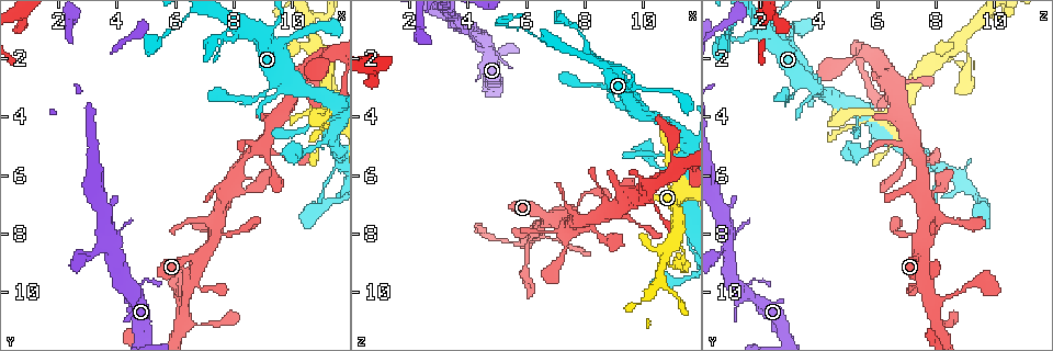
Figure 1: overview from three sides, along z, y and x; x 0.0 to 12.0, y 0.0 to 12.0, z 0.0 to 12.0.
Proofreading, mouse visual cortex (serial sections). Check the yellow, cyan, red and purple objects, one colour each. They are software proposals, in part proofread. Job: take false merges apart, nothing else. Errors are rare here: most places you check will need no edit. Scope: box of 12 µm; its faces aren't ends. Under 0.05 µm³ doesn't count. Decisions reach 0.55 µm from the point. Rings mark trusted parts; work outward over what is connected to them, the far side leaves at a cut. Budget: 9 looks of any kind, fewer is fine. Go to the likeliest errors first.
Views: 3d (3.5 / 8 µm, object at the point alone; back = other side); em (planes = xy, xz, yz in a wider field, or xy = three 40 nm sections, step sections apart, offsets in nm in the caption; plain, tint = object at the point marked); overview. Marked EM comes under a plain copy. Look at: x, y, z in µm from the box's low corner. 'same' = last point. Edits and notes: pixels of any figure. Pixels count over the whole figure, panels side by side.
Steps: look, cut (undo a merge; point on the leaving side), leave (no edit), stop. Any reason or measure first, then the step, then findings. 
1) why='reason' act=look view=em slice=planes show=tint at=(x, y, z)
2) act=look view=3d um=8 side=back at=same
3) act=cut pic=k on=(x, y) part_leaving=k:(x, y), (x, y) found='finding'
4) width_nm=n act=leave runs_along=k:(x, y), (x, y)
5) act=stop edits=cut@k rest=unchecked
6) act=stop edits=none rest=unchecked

why='thin neck' act=look view=3d um=3.5 at=(7.7, 1.4, 1.0)

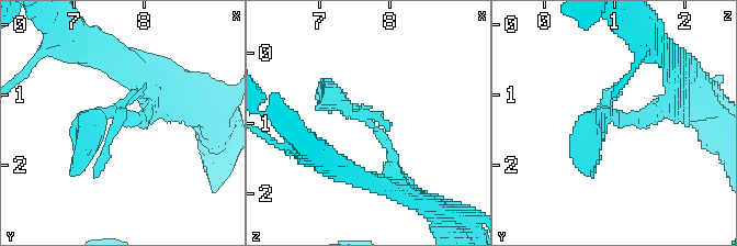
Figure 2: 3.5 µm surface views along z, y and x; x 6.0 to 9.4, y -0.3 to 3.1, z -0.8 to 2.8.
act=look view=em slice=xy step=2 show=tint at=(7.70, 1.40, 1.05)

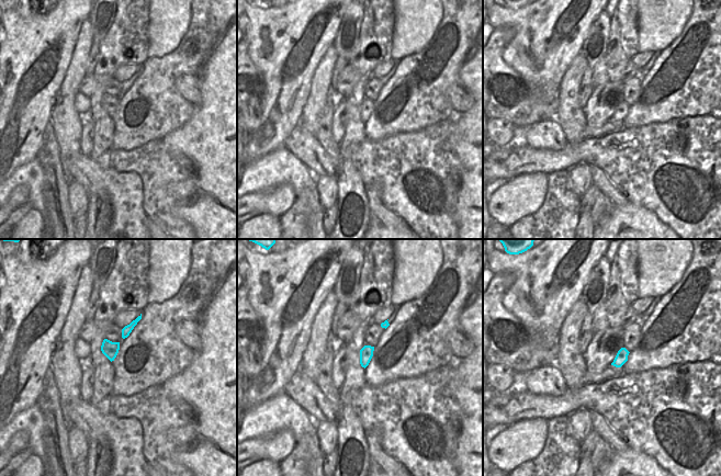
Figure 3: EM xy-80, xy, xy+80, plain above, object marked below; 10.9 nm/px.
act=leave runs_along=2:(398, 180), (382, 135), (331, 99) found='one cell here'

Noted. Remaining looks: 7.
why='narrows sharply' act=look view=3d um=3.5 side=back at=(9.8, 5.4, 7.6)

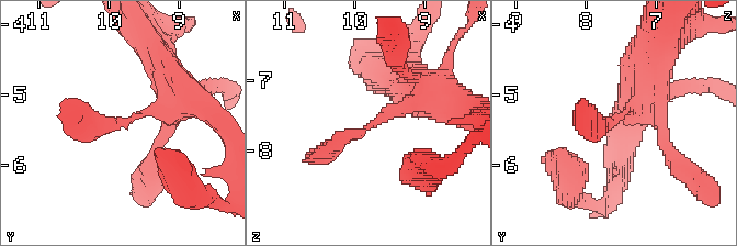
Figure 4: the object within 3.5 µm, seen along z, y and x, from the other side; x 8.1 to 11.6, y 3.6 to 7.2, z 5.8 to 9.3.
why='need the tissue' act=look view=em slice=planes show=tint at=(9.75, 5.40, 7.65)

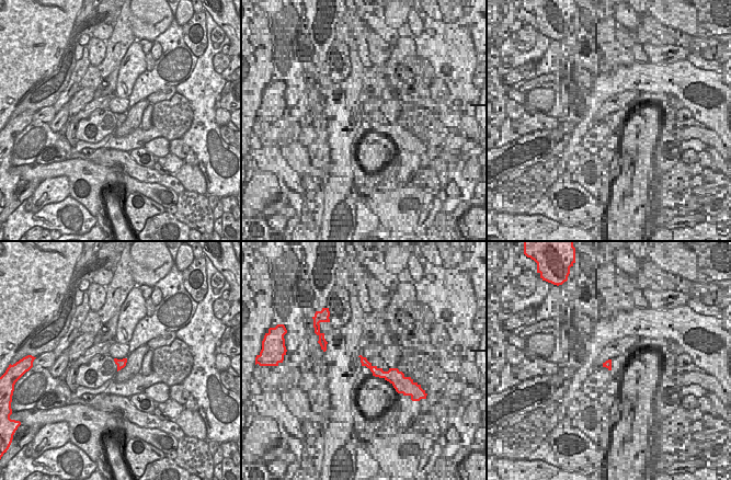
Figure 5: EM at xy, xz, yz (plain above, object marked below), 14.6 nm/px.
act=leave runs_along=4:(434, 99), (394, 110), (309, 160) found='continuous, no second cell'

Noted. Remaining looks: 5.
why='calibre changes' act=look view=3d um=8 at=(11.2, 2.5, 9.1)

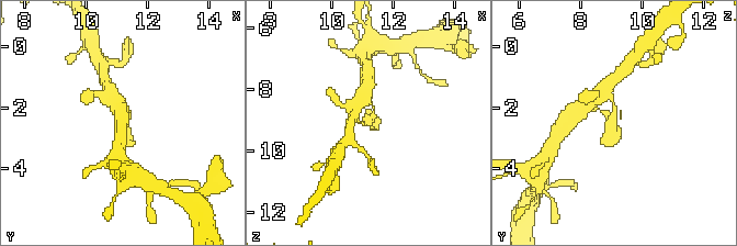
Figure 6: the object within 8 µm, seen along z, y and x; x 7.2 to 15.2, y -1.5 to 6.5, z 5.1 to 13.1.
act=look view=em slice=xy step=2 show=tint at=(11.1, 2.6, 9.0)

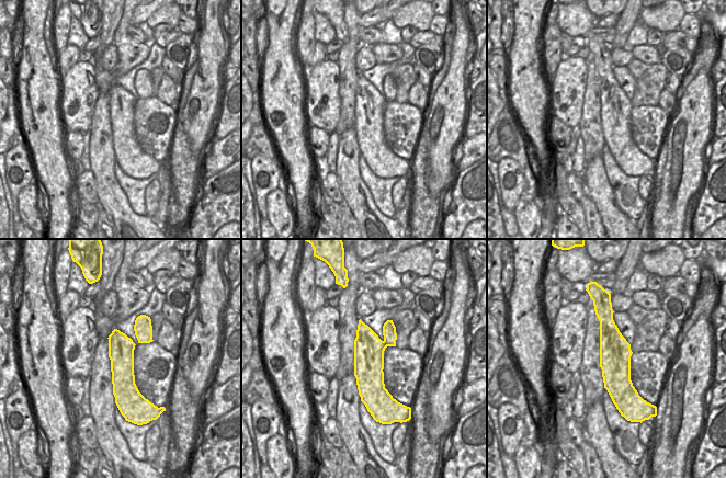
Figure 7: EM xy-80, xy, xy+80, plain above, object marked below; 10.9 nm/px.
act=leave runs_along=6:(592, 107), (609, 115), (613, 140), (621, 137) found='continuous, no second cell'

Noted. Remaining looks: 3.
act=look view=3d um=8 side=back at=(3.8, 8.5, 1.0)

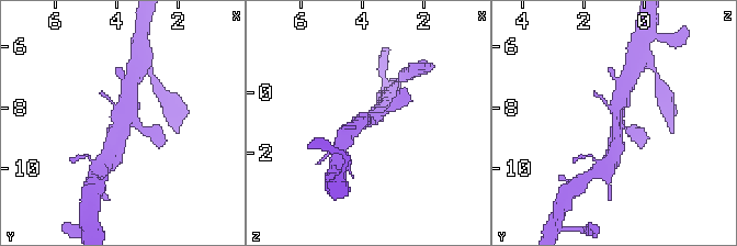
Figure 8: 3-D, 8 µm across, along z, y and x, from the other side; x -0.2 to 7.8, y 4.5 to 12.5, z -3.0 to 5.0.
act=look view=3d um=3.5 at=(3.7, 8.5, 1.0)

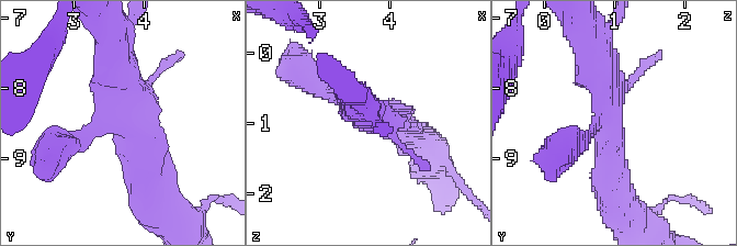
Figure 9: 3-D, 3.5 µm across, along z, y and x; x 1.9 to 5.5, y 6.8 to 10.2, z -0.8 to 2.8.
why='shape alone is not enough' act=look view=em slice=planes show=tint at=(3.75, 8.50, 0.90)

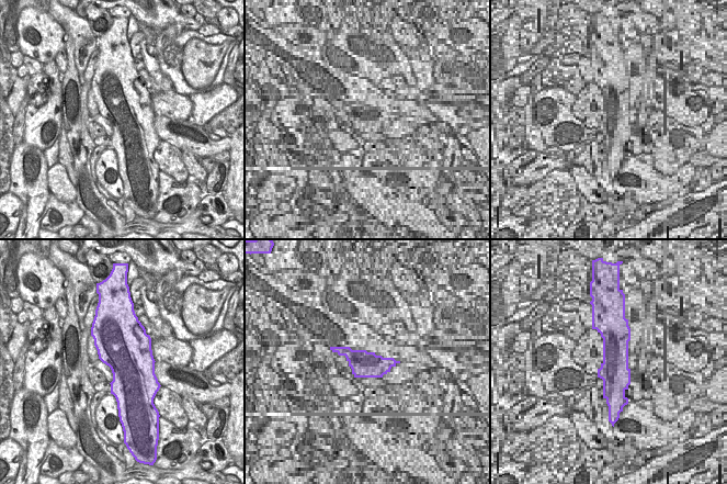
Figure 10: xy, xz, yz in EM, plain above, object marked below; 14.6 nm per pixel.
act=leave found='all the same cell'

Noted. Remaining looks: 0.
act=stop edits=none rest=unchecked

